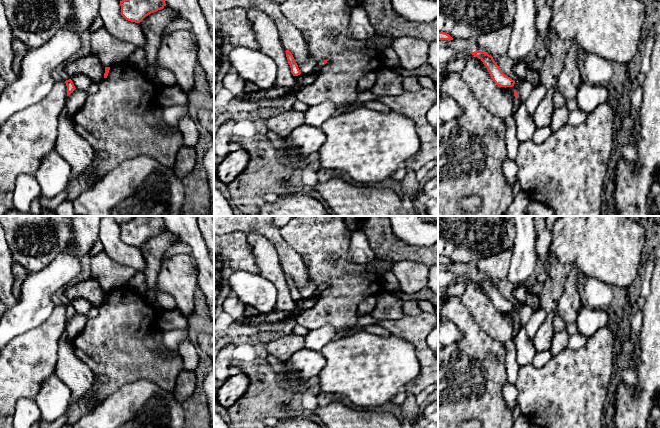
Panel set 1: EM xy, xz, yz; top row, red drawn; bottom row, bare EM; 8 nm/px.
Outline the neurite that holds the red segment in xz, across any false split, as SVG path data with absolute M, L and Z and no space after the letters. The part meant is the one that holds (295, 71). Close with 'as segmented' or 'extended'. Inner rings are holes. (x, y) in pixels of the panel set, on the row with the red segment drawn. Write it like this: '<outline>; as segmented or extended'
M286 50L286 57L287 57L288 63L290 65L291 73L293 74L293 76L300 75L301 72L300 72L300 70L298 68L298 65L295 62L295 59L294 59L292 53L289 50Z; as segmented

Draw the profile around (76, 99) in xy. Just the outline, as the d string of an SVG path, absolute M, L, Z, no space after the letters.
M75 89L69 96L67 96L65 112L68 115L73 116L84 105L88 94L88 90Z

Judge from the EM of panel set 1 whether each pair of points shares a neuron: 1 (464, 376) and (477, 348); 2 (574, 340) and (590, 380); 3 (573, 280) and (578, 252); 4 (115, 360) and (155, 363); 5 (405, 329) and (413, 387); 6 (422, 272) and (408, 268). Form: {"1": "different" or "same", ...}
{"1": "same", "2": "different", "3": "different", "4": "same", "5": "same", "6": "same"}

